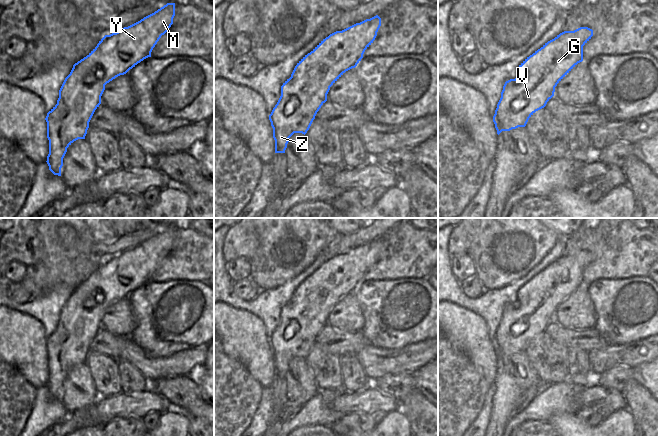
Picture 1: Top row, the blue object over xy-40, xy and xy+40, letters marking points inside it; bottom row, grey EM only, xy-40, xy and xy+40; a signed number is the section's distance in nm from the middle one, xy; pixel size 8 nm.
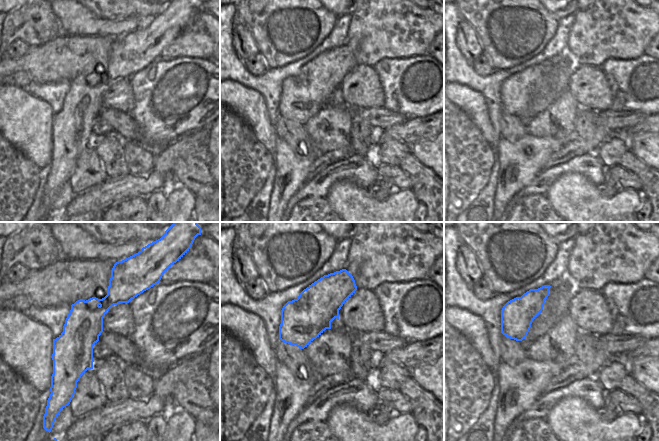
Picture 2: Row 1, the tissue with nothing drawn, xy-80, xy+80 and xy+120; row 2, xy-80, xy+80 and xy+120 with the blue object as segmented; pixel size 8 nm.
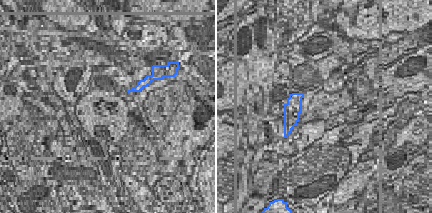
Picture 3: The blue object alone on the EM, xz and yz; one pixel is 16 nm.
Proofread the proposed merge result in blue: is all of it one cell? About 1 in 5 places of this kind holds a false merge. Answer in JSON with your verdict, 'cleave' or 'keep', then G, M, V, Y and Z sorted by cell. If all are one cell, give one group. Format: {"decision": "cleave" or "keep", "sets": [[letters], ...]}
{"decision": "keep", "sets": [["G", "M", "V", "Y", "Z"]]}

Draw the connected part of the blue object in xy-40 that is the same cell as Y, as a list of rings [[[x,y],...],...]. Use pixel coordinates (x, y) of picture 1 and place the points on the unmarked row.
[[[167,227],[140,245],[116,257],[105,259],[86,281],[73,289],[59,314],[57,328],[45,342],[49,364],[49,378],[46,386],[54,399],[61,400],[63,382],[67,372],[74,365],[85,363],[89,346],[101,328],[105,309],[116,301],[126,298],[144,283],[151,281],[153,272],[173,248],[174,240],[175,227]]]

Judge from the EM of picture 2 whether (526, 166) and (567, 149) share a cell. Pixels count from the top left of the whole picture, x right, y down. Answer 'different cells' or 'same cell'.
different cells

